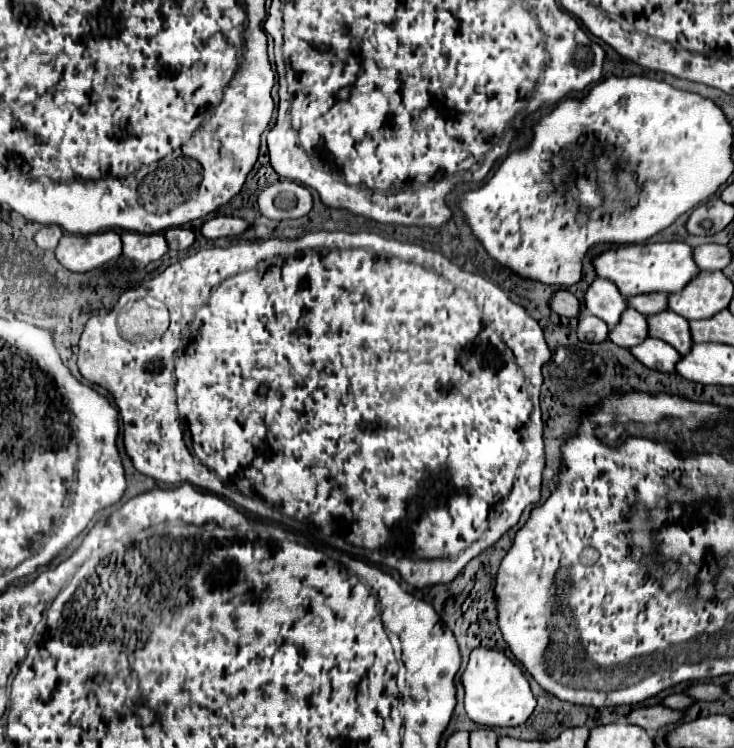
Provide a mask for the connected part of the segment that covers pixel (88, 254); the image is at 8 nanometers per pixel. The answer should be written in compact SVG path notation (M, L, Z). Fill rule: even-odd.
M114 230L90 236L64 234L56 252L58 262L64 268L72 272L90 272L110 260L116 260L122 254L122 242L120 234Z

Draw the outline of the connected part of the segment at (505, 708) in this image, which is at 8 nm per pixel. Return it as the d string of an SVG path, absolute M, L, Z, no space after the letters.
M486 648L472 650L470 662L462 674L462 684L466 690L464 706L468 718L488 728L520 726L530 718L536 706L536 698L532 696L528 680L522 674L520 666L516 666L510 658L506 658L498 650L486 650Z

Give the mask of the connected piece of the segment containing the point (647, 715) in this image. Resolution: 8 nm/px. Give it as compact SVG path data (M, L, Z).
M654 704L654 706L642 706L642 708L636 708L628 714L628 722L630 724L636 724L636 726L642 726L646 728L648 732L656 732L668 724L676 724L684 718L686 714L680 712L680 710L672 710L668 706L660 706L660 704Z

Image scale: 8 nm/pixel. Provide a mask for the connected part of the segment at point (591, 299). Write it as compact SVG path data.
M596 278L586 292L586 308L602 318L608 326L616 326L622 318L622 312L628 308L628 300L616 290L614 282Z

